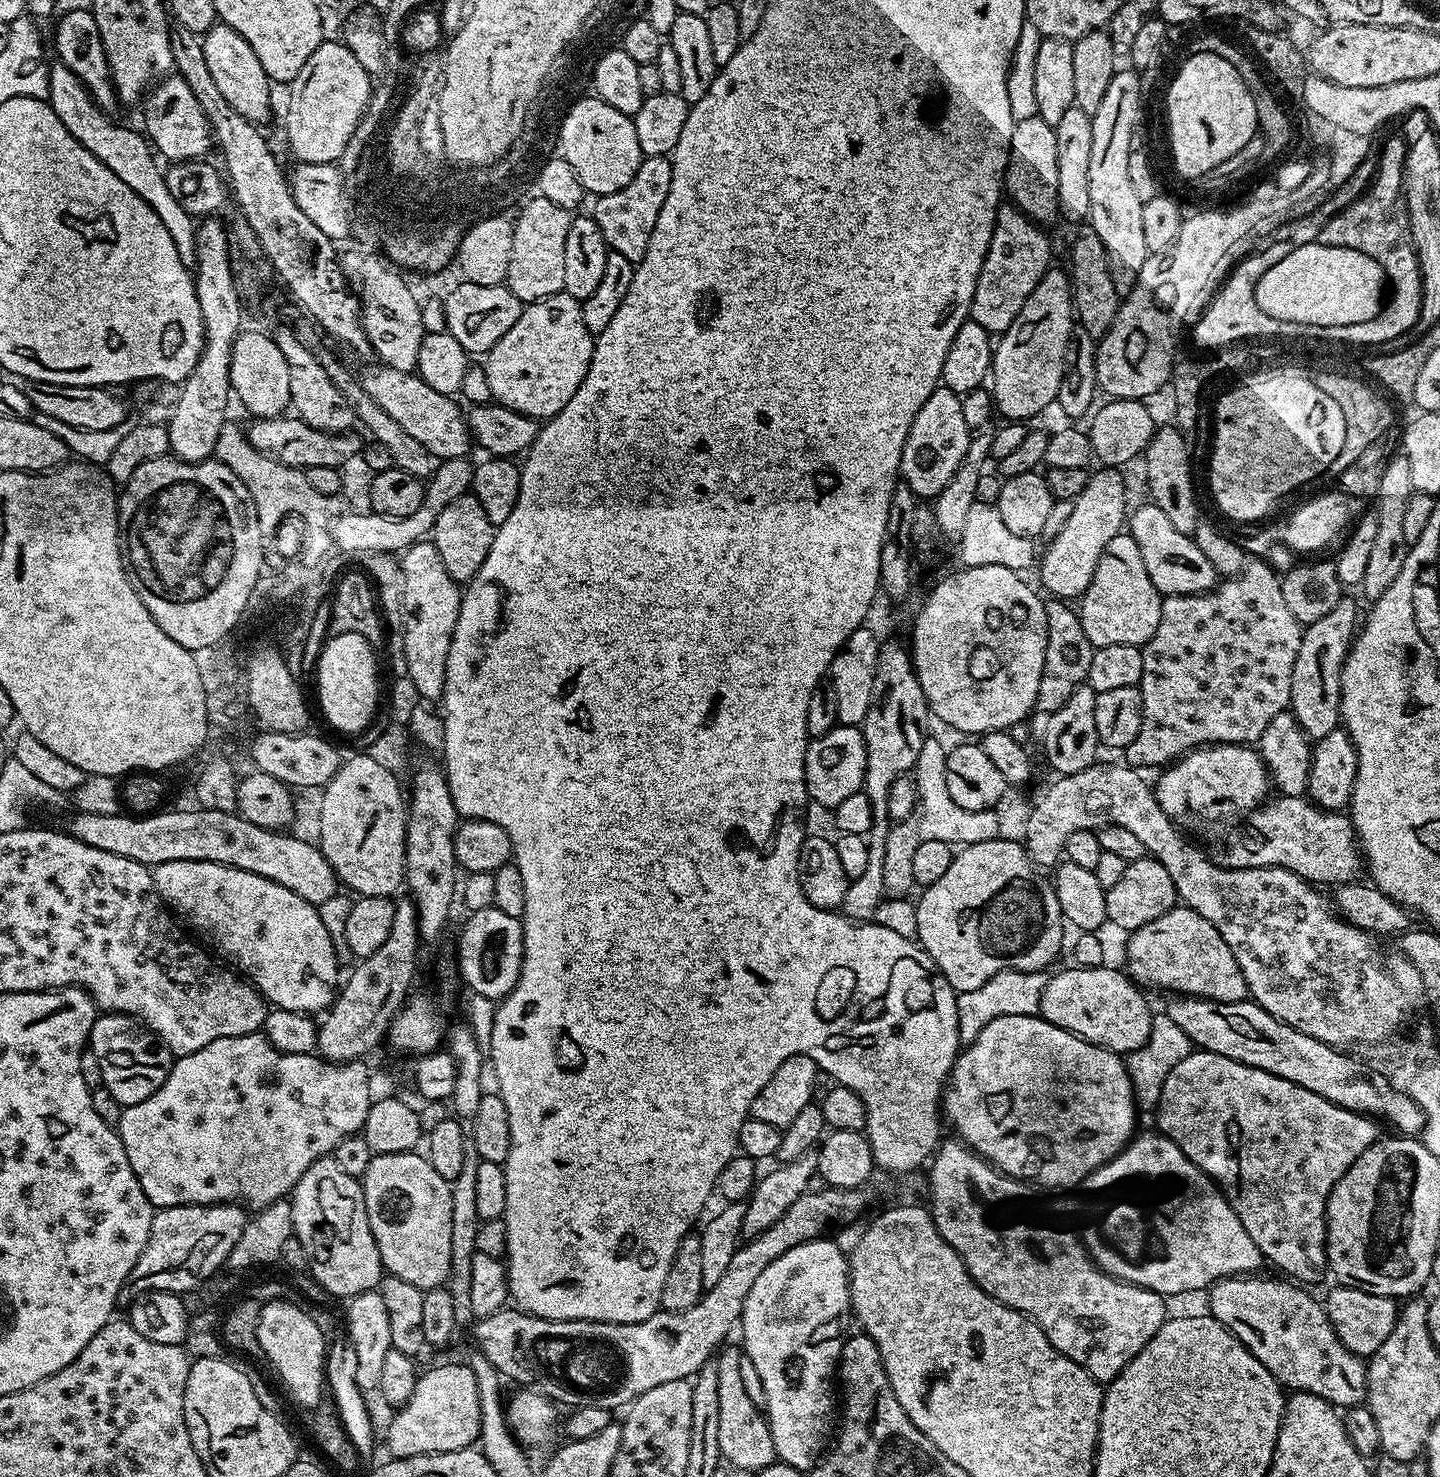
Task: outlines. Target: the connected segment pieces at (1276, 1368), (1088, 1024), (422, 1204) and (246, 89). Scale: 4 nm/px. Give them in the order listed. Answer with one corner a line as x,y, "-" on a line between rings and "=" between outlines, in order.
1265,1274
1231,1276
1218,1280
1209,1288
1208,1312
1230,1329
1236,1338
1258,1362
1272,1374
1281,1387
1290,1392
1312,1393
1336,1408
1359,1407
1367,1399
1368,1377
1365,1361
1352,1354
1336,1336
1328,1320
1327,1309
1307,1292
1307,1289
1279,1278
1268,1278
=
1109,966
1071,967
1045,979
1039,1015
1054,1026
1081,1036
1091,1044
1109,1048
1111,1052
1139,1053
1140,1047
1148,1043
1154,1019
1148,1000
1143,996
1145,993
1123,971
1115,972
=
419,1151
399,1152
398,1154
382,1154
381,1156
373,1155
370,1162
370,1170
366,1170
366,1174
362,1177
362,1187
364,1190
364,1201
366,1202
366,1214
370,1222
370,1230
376,1239
378,1246
378,1254
383,1271
387,1275
394,1278
402,1278
402,1282
410,1282
414,1286
423,1288
441,1287
447,1281
448,1271
450,1270
450,1210
452,1209
452,1185
446,1178
442,1178
442,1174
438,1174
438,1170
434,1170
434,1166
428,1161
427,1155
421,1154
=
217,22
209,32
203,33
202,43
206,54
206,67
218,85
218,91
234,106
242,118
251,120
253,124
263,125
263,120
272,112
272,88
266,70
262,70
262,62
258,62
258,54
230,25

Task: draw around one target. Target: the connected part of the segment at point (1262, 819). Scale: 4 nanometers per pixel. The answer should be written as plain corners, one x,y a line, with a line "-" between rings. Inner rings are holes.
1279,794
1273,795
1271,798
1265,799
1264,803
1253,808
1247,813
1246,821
1248,820
1248,828
1236,828
1233,832
1228,832
1224,836
1224,841
1217,846
1216,849
1211,849
1210,855
1212,860
1218,866
1223,868
1285,868
1291,872
1297,872
1299,876
1307,880
1313,886
1321,886
1320,884
1332,884
1331,886
1339,886
1341,884
1351,884
1357,879
1356,876
1362,872
1362,853
1356,838
1356,830
1352,826
1351,815
1344,812
1327,812
1324,808
1319,808
1317,804
1313,804
1308,799
1307,795
1302,796
1282,796

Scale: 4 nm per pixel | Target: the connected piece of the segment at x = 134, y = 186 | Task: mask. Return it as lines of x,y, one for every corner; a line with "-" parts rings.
56,62
48,70
48,104
58,114
58,122
70,130
73,138
80,143
83,148
90,150
98,162
102,162
138,198
142,198
162,218
162,226
170,233
170,238
174,242
174,247
178,249
178,258
182,258
184,265
188,269
195,269
196,266
196,226
197,221
182,206
178,206
178,201
174,194
170,194
170,188
164,181
164,172
162,168
156,165
158,161
157,153
154,151
151,143
146,139
143,131
135,132
132,128
127,128
124,124
119,124
109,113
106,113
95,103
86,86
61,62

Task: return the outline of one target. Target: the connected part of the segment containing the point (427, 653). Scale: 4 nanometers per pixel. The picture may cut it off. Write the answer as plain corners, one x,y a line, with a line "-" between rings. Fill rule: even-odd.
425,538
411,544
399,557
399,561
400,569
404,575
402,582
402,642
406,650
408,679
415,695
421,701
439,701
444,694
446,658
450,654
450,642
454,638
454,626
458,622
462,588
454,578
450,578
450,574
446,574
446,566
442,566
442,557
439,556
431,539

